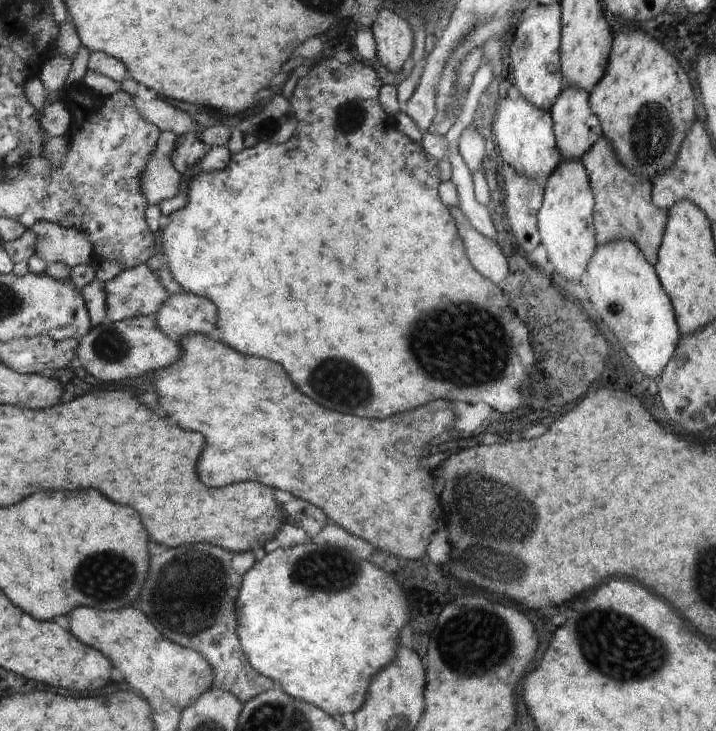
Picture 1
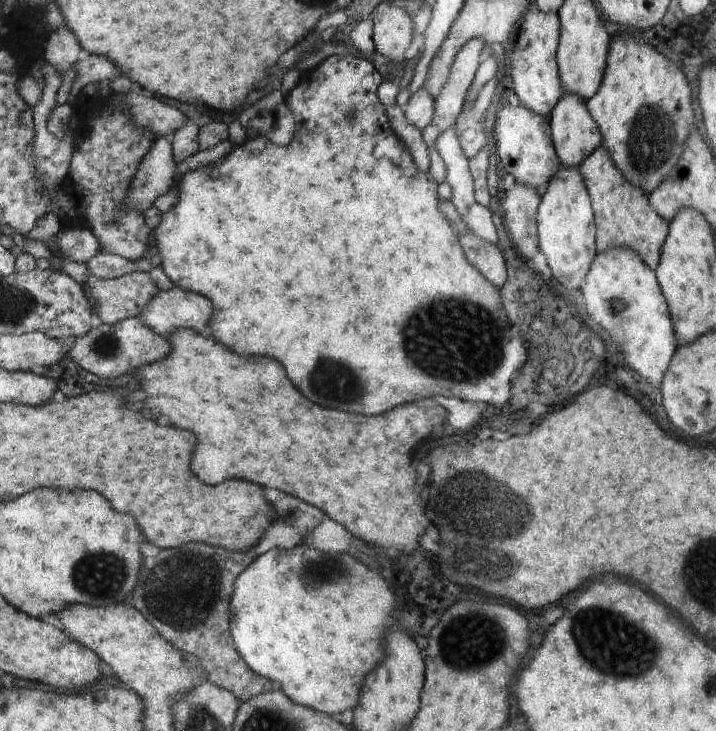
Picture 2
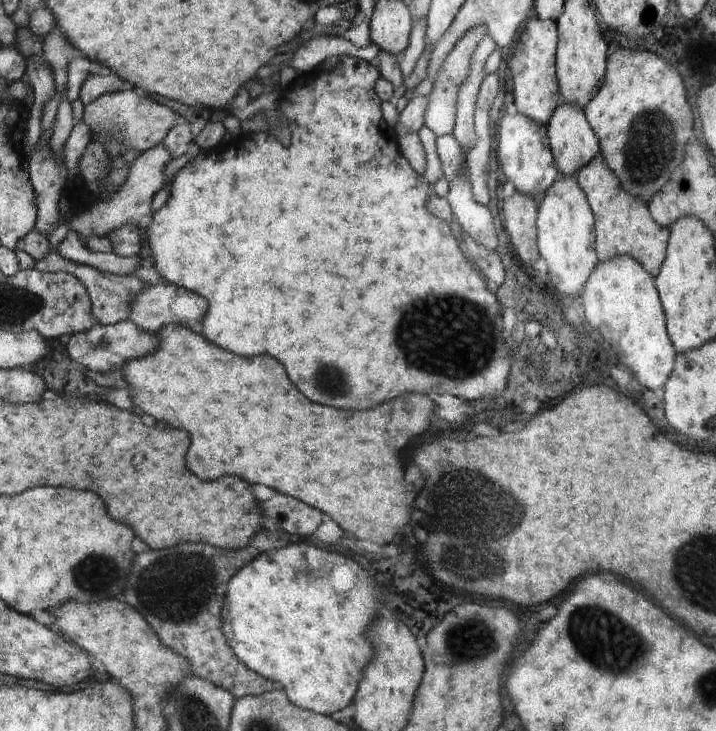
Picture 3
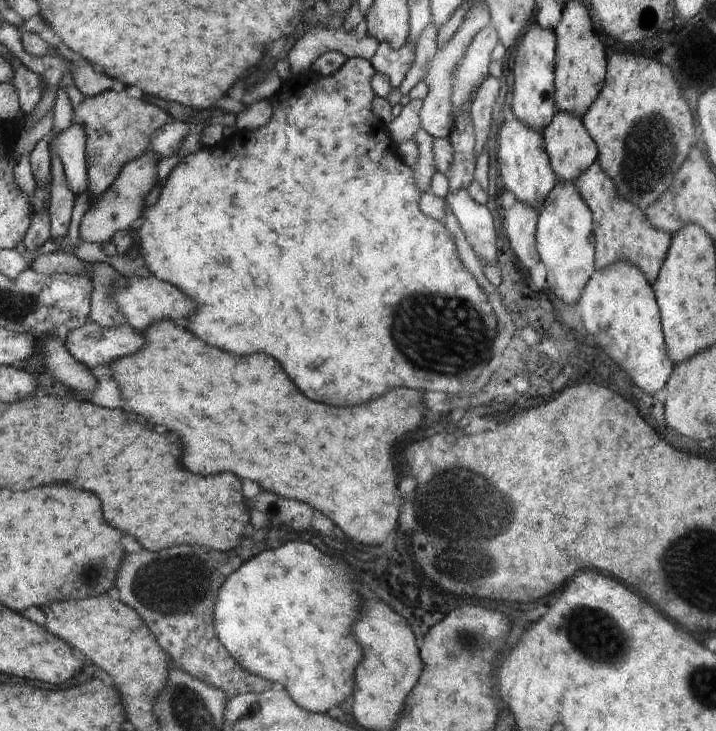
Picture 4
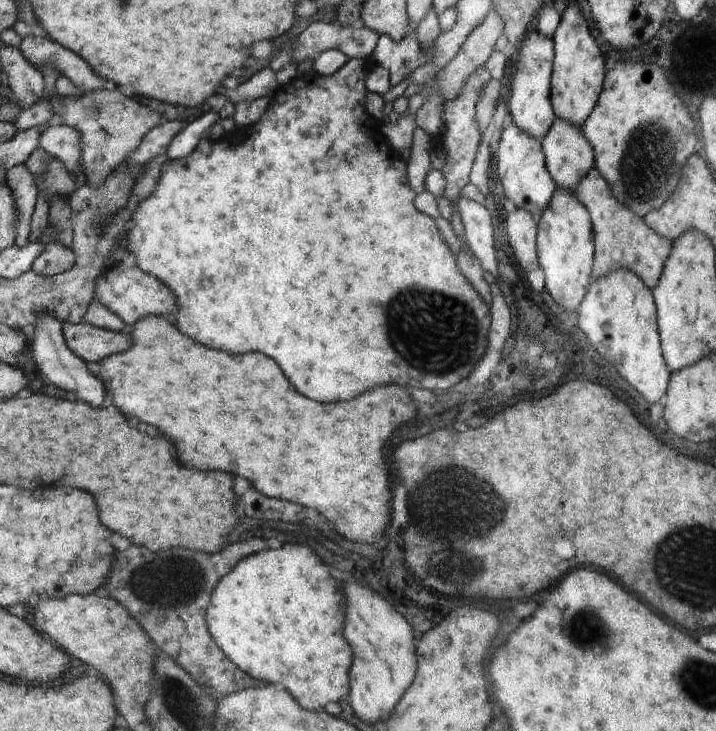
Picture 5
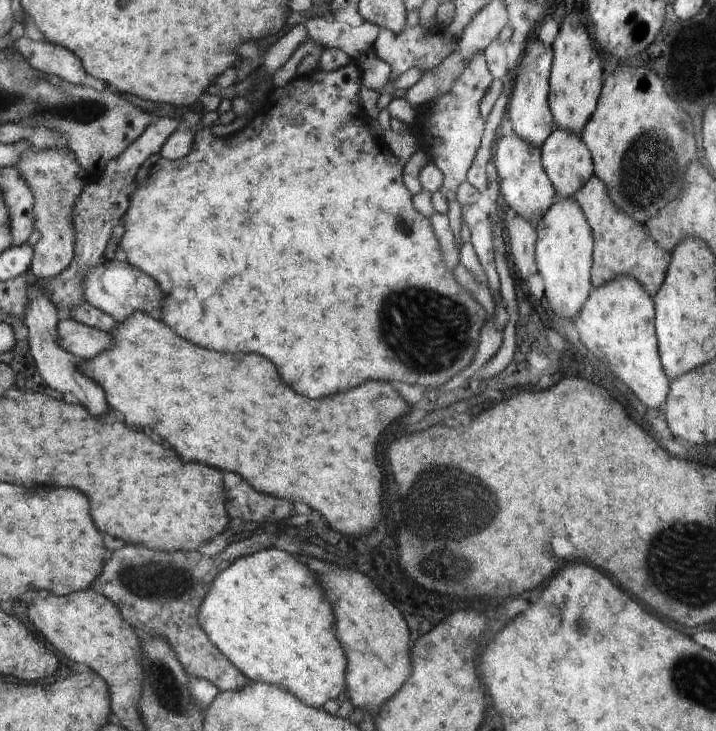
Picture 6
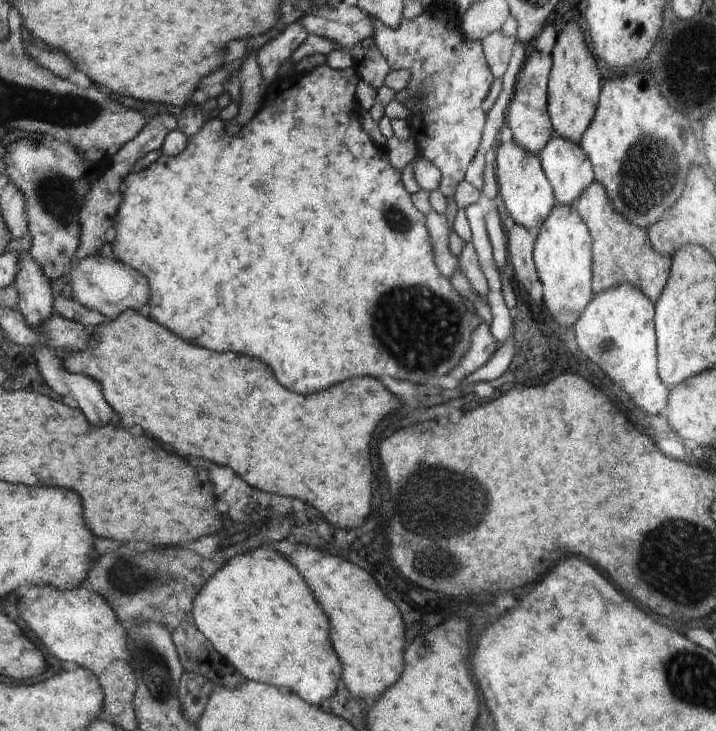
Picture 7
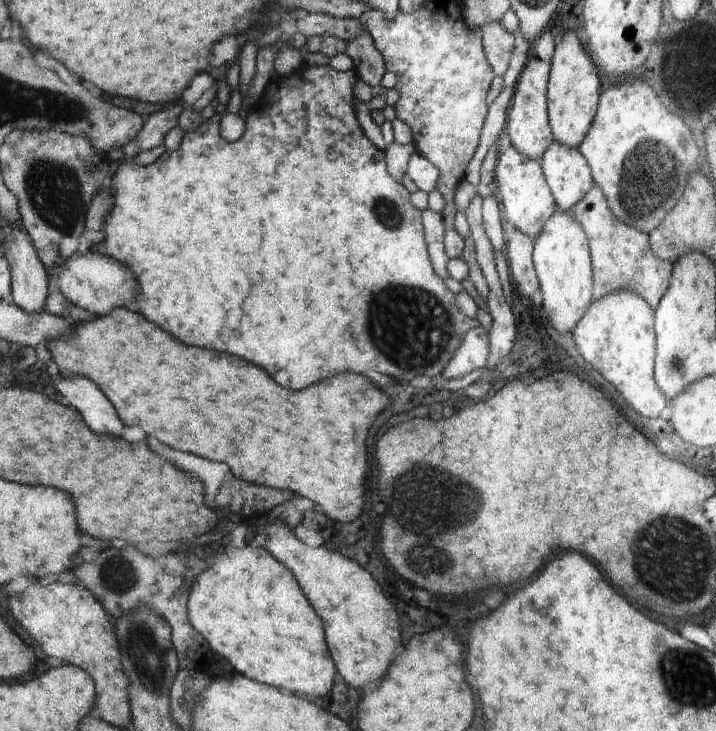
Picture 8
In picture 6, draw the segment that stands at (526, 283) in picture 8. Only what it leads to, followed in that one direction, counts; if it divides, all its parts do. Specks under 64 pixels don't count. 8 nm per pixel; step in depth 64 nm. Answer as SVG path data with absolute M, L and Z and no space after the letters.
M518 216L508 223L507 228L510 252L514 258L513 268L524 280L530 280L538 273L535 262L535 228Z

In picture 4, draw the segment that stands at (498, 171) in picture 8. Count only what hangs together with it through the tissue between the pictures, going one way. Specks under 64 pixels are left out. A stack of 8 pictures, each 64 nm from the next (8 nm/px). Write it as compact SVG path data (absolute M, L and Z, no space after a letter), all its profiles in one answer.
M518 118L504 121L499 132L498 139L498 166L500 176L504 182L505 190L510 190L518 202L524 202L526 206L532 206L536 212L540 212L544 198L550 194L554 185L558 182L550 158L546 152L543 130L534 130L520 122Z

